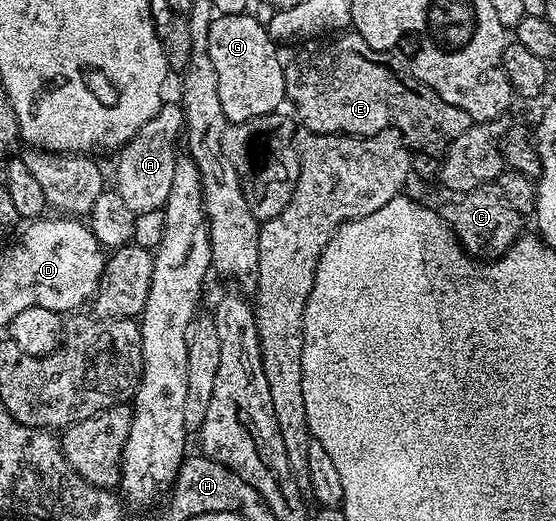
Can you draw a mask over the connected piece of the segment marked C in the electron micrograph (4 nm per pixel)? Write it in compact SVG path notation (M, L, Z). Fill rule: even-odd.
M479 186L451 200L453 202L446 203L442 209L442 217L471 257L477 260L500 258L521 237L522 215L504 199L499 186Z

